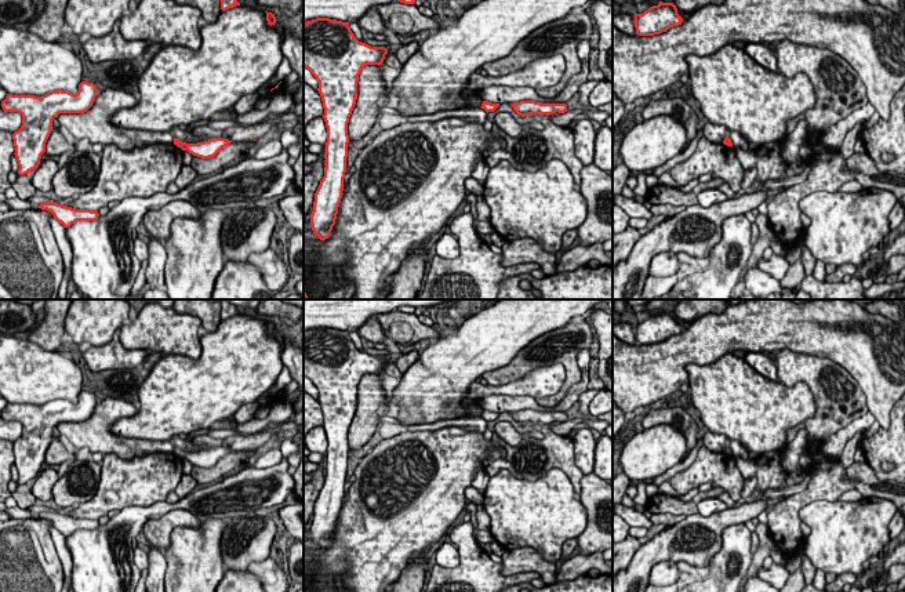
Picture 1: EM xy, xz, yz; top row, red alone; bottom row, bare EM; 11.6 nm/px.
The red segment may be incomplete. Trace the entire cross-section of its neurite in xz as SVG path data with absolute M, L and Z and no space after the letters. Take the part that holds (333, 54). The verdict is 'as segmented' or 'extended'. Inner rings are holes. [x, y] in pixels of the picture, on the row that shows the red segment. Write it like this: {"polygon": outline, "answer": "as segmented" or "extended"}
{"polygon": "M316 18L304 22L304 66L319 81L327 127L324 177L315 193L310 225L326 240L335 225L348 157L348 123L357 99L357 81L366 65L382 65L388 50L359 41L349 22Z", "answer": "as segmented"}

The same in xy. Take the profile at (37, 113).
{"polygon": "M81 81L76 94L62 90L43 97L7 94L1 101L3 110L22 115L22 126L12 134L19 175L39 167L41 155L46 152L46 142L54 128L52 120L59 113L87 112L98 92L94 83Z", "answer": "as segmented"}

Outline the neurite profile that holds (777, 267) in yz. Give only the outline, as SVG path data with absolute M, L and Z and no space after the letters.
M773 254L768 259L763 257L757 262L757 268L777 280L782 280L788 273L790 265L785 257Z

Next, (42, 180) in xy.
M50 159L39 164L34 170L32 179L33 186L40 192L52 190L52 178L58 172L59 167L57 160Z

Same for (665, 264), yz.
M672 251L657 254L650 265L648 275L654 277L668 277L679 272L680 262Z

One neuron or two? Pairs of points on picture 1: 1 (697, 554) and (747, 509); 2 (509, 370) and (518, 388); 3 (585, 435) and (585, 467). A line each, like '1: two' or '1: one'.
1: one
2: two
3: one

